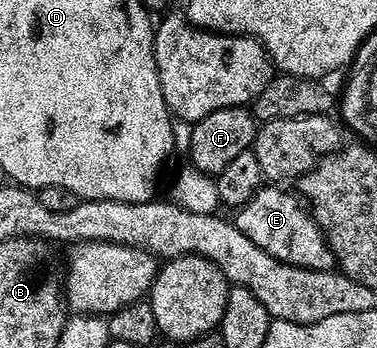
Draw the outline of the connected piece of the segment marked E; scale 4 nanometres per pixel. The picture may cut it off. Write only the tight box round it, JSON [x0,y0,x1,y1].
[232,185,336,271]

